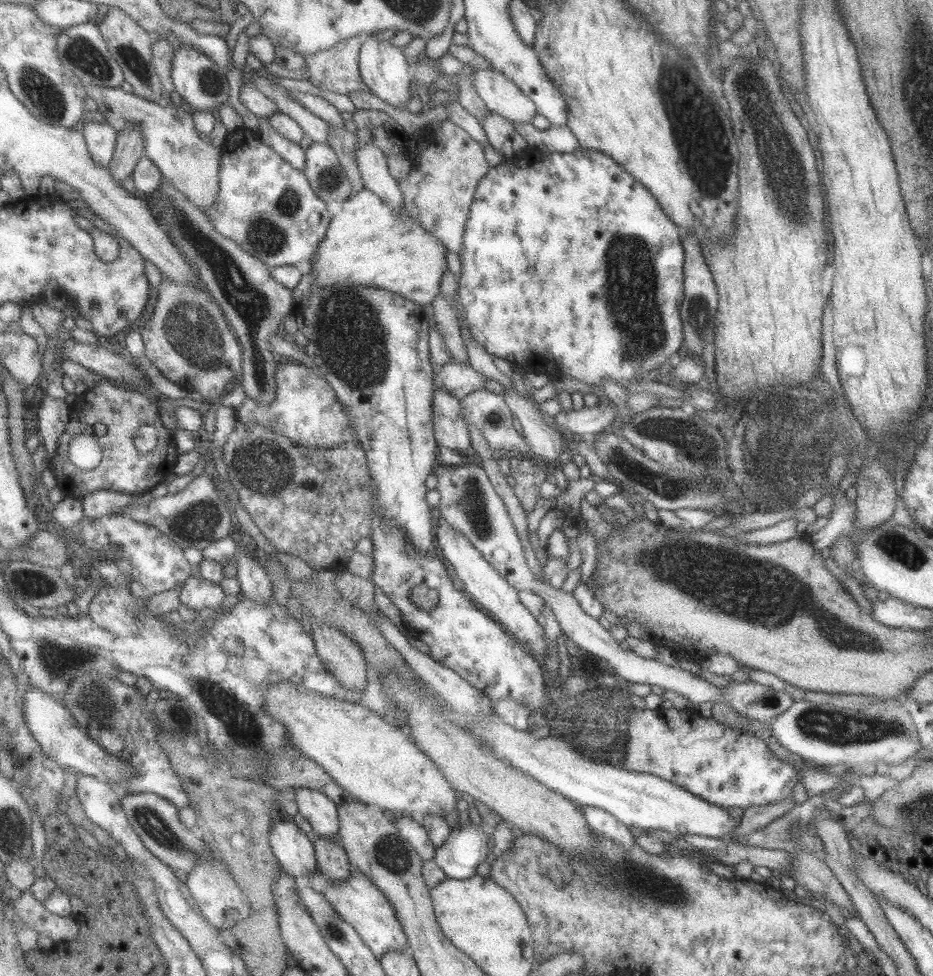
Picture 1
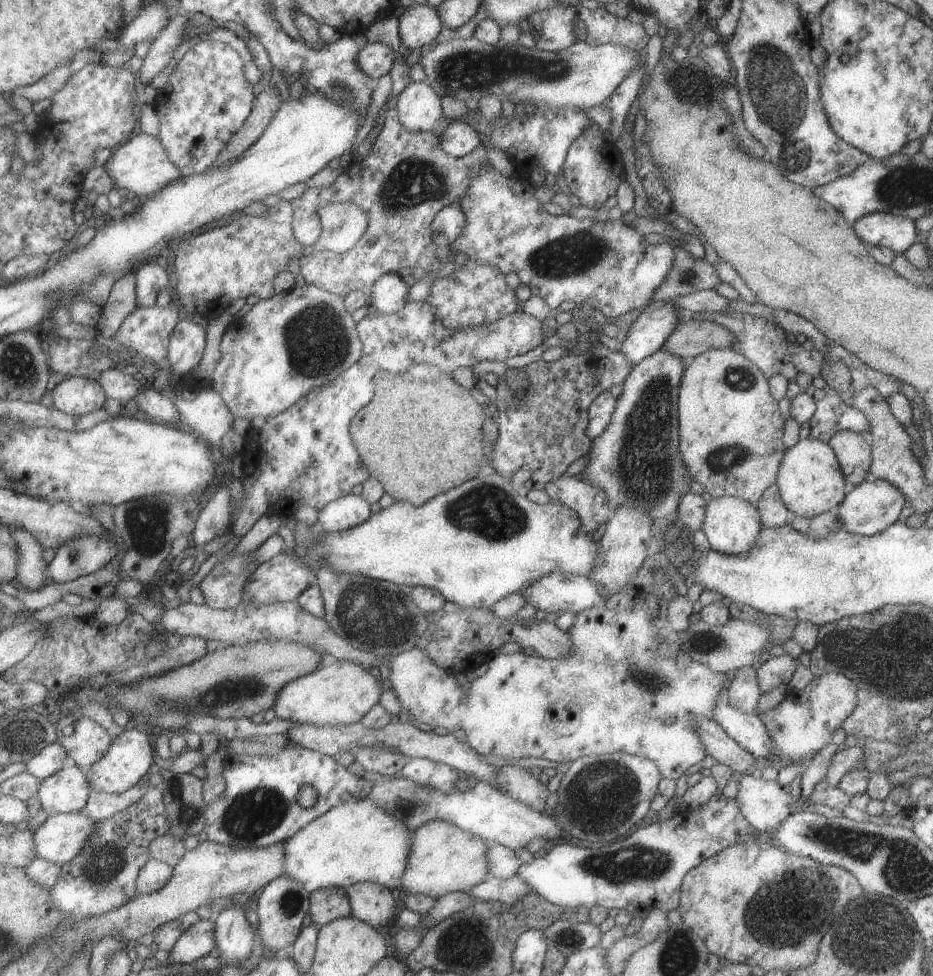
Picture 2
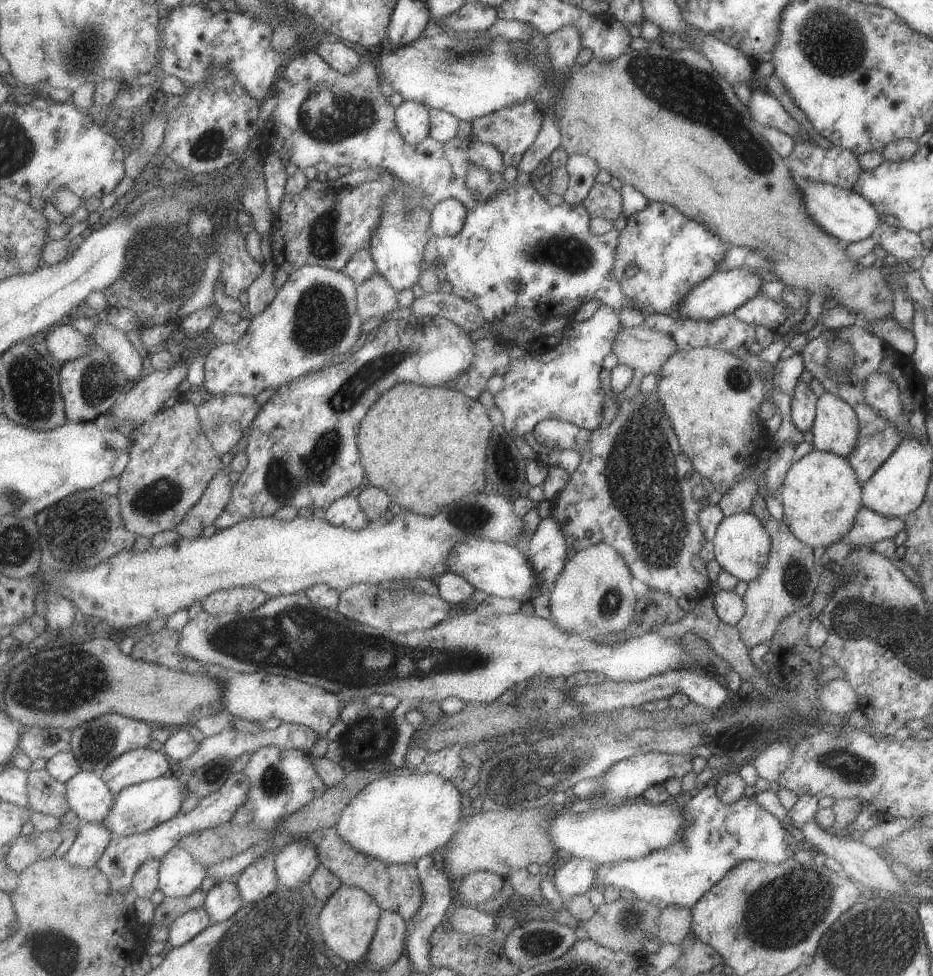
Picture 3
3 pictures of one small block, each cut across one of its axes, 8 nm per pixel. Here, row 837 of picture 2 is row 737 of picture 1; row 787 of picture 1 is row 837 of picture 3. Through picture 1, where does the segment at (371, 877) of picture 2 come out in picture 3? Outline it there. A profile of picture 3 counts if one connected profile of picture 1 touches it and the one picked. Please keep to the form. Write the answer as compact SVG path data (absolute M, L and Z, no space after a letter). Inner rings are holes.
M393 773L357 794L342 811L336 828L347 845L383 865L417 863L435 850L444 851L460 830L462 795L453 782L434 773Z

